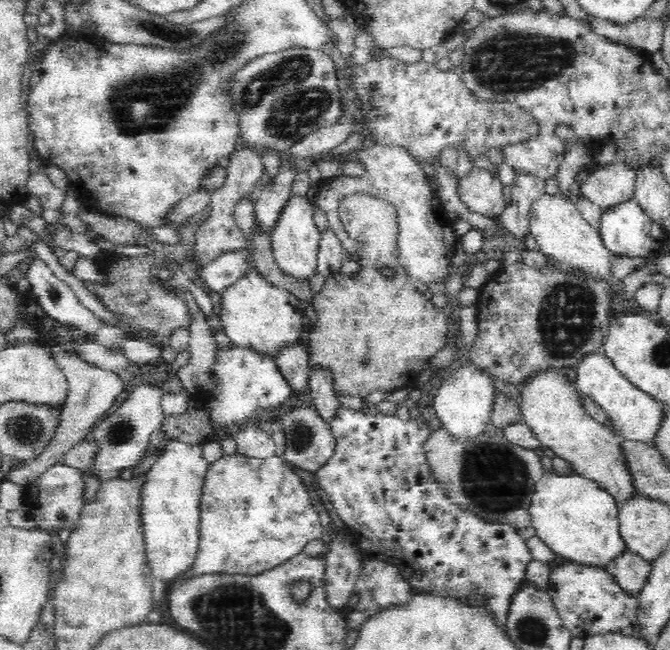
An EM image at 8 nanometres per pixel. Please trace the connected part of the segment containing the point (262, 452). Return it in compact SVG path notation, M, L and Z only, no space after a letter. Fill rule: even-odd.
M256 421L240 424L234 438L237 452L260 458L268 458L275 455L272 434L270 435L262 427L258 427Z

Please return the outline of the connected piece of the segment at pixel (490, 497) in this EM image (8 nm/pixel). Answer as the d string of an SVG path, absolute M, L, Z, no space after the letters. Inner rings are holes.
M443 425L429 432L425 449L435 474L448 483L445 490L454 502L492 522L501 520L520 529L532 525L531 498L538 479L547 473L534 449L510 442L502 430L458 438Z

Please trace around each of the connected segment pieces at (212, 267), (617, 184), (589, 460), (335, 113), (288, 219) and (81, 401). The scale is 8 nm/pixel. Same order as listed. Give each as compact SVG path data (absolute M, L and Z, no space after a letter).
M248 247L241 251L222 253L200 272L200 277L209 288L220 292L224 286L239 280L249 261L252 260L249 258Z
M620 158L606 166L594 162L589 166L586 180L580 183L579 194L580 197L606 210L633 198L635 178L633 166Z
M546 368L529 377L532 380L526 382L517 395L522 422L534 431L542 448L550 448L555 456L570 462L576 474L596 480L602 489L614 495L618 504L622 504L634 494L620 453L623 437L614 434L610 427L598 422L587 411L586 398L574 383L572 368Z
M288 48L265 54L238 73L233 90L235 106L241 112L241 141L260 151L271 148L287 152L304 134L316 130L318 126L334 124L342 116L342 96L338 89L336 64L322 48Z
M291 194L282 207L278 221L271 229L271 246L278 263L288 275L306 279L316 272L316 256L319 250L320 230L314 223L315 207L306 195Z
M40 334L40 342L51 347L55 352L54 359L58 363L60 370L67 376L67 381L69 382L69 395L67 396L67 401L60 410L58 416L58 426L48 442L48 446L38 452L34 458L26 460L24 462L16 462L16 464L22 464L14 470L10 470L6 474L6 480L15 486L30 486L32 483L36 482L48 468L54 466L54 462L60 462L64 458L65 452L70 450L70 447L78 442L87 439L88 432L90 428L100 417L104 416L115 398L121 393L121 387L118 387L116 374L109 370L100 369L87 361L84 361L76 355L70 355L67 352L61 352L57 350L56 346L52 346L52 341L48 337L44 337Z

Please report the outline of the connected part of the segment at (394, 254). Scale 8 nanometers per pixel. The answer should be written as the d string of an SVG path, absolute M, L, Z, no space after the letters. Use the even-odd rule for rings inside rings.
M354 192L342 198L337 214L340 225L359 247L353 255L354 261L358 263L358 272L338 272L326 277L325 285L315 294L313 306L317 318L313 322L314 330L307 334L310 345L309 360L313 364L327 366L333 372L334 389L348 395L363 398L376 390L394 392L395 389L410 387L428 359L448 344L448 318L443 309L437 308L430 301L429 293L422 293L414 286L414 278L402 267L398 247L398 208L369 192ZM380 266L393 267L396 276L384 277Z

